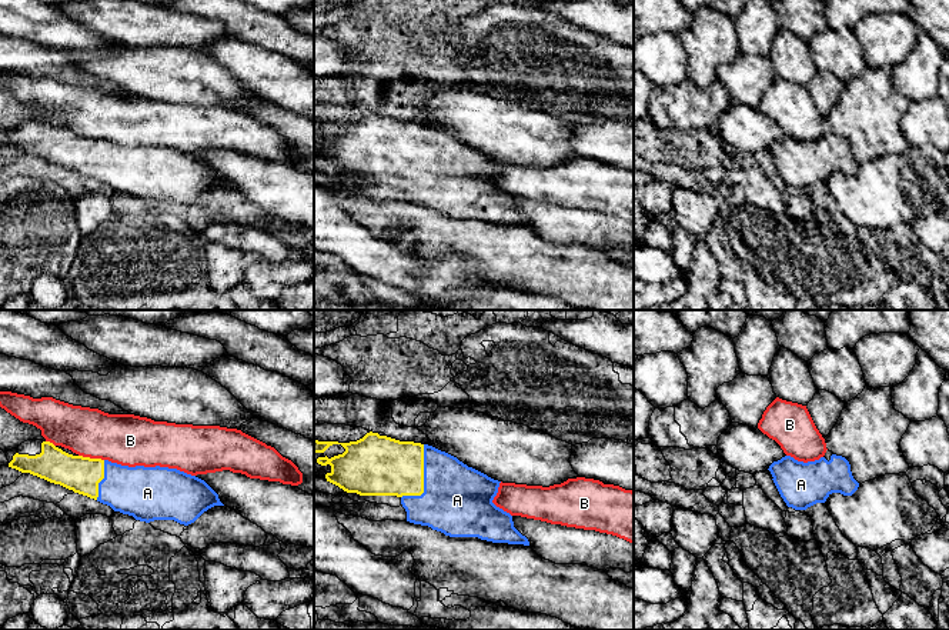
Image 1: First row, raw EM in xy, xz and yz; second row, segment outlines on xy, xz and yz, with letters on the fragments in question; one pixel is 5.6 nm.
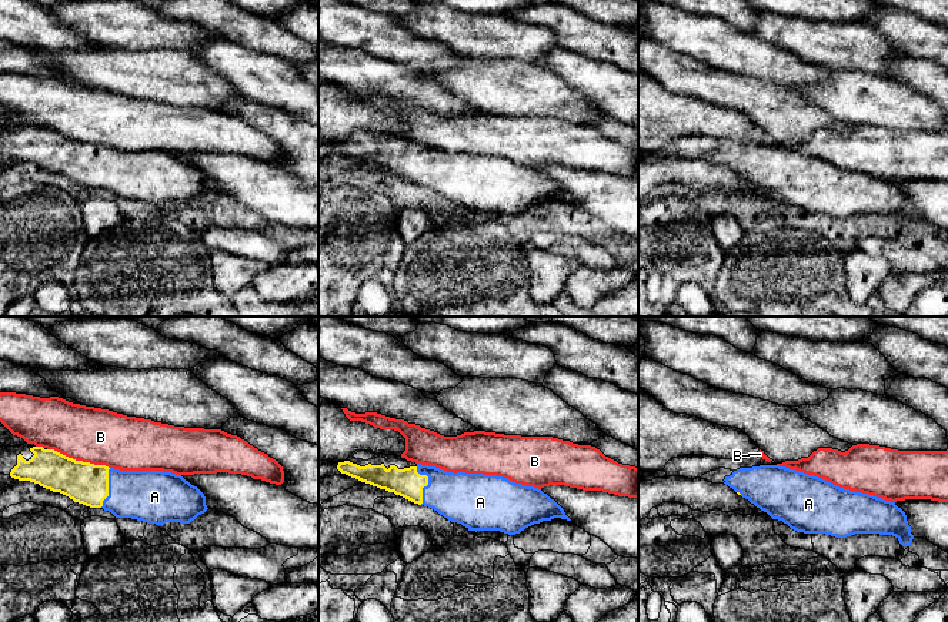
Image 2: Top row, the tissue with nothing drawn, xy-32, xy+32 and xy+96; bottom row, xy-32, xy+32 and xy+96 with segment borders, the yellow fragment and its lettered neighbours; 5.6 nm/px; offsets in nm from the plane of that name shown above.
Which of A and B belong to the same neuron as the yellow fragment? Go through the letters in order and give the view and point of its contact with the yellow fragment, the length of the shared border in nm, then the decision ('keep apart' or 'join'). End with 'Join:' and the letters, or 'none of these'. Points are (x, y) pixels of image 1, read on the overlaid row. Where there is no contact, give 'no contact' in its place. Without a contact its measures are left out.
A: xz (423, 479) | 340 nm | join
B: xy (92, 459) | 150 nm | keep apart
Join: A

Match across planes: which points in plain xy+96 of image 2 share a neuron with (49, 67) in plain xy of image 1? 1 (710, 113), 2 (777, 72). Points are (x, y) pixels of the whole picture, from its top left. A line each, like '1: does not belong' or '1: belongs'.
1: does not belong
2: does not belong

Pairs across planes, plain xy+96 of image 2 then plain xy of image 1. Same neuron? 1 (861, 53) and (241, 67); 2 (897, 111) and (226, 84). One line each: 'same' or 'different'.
1: different
2: same

